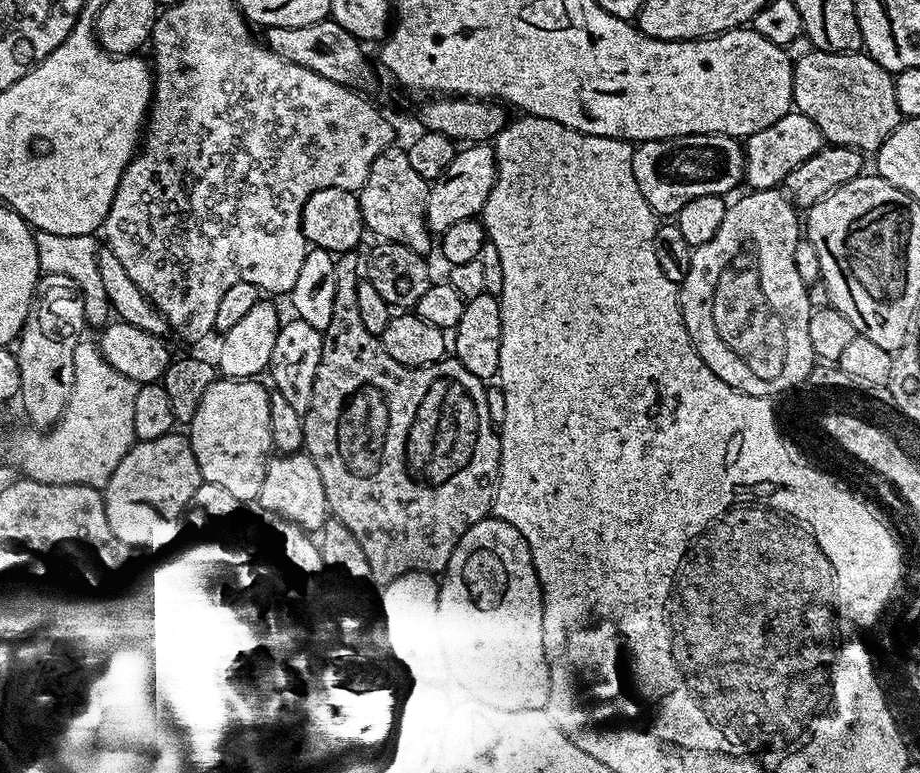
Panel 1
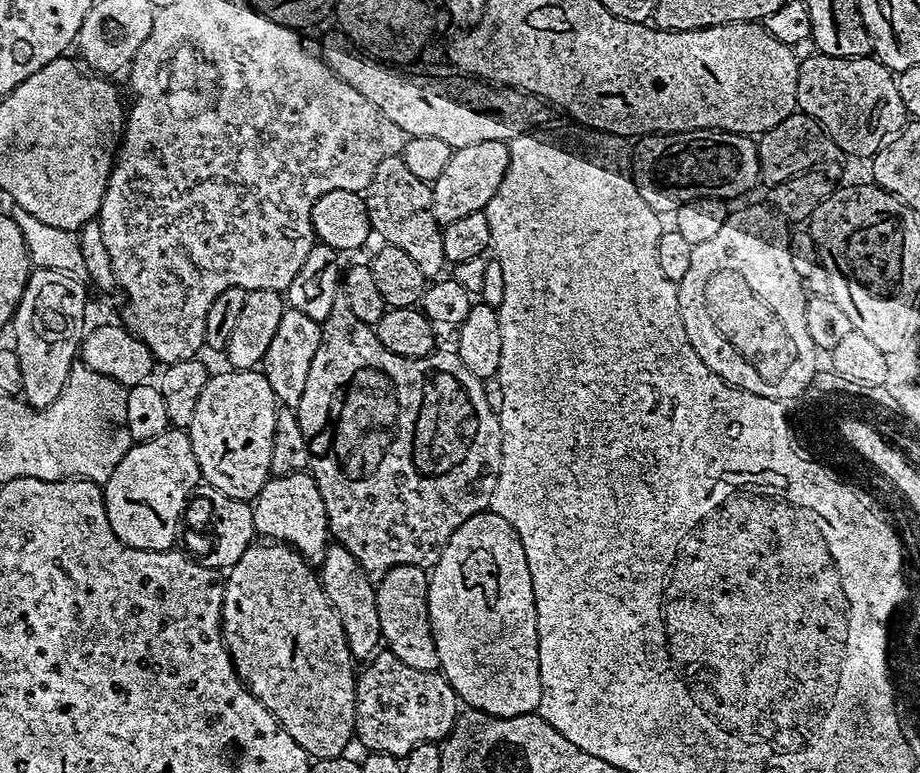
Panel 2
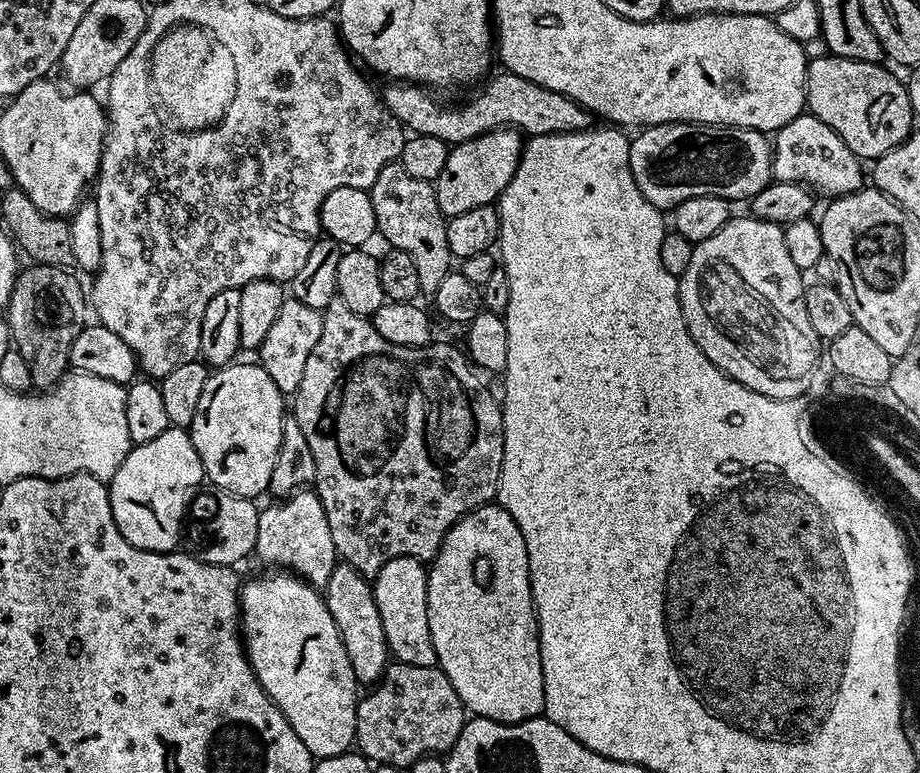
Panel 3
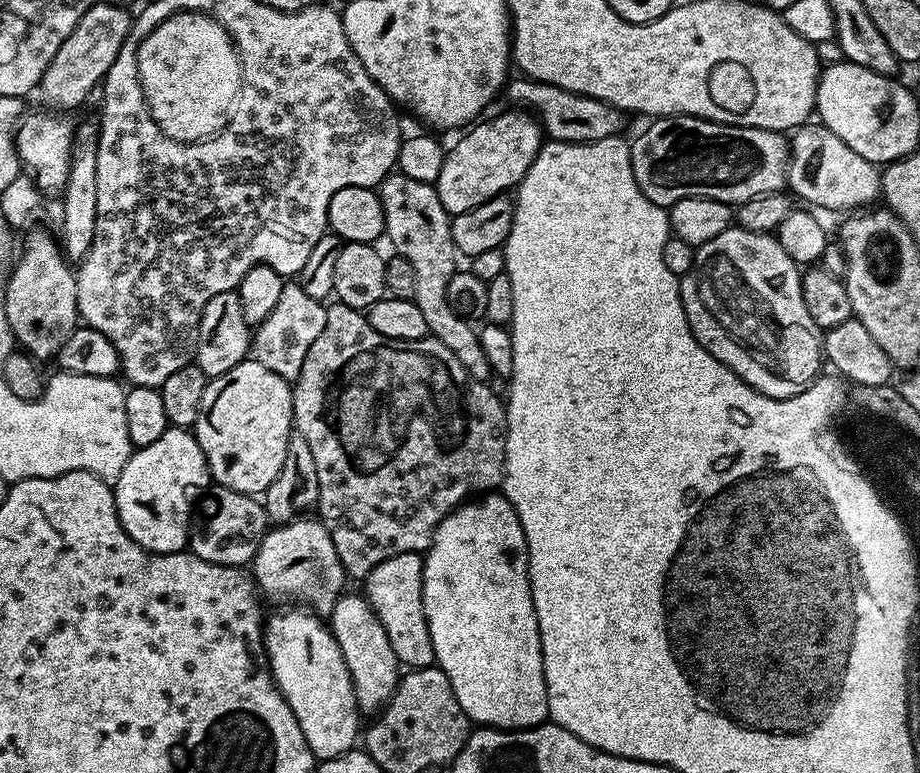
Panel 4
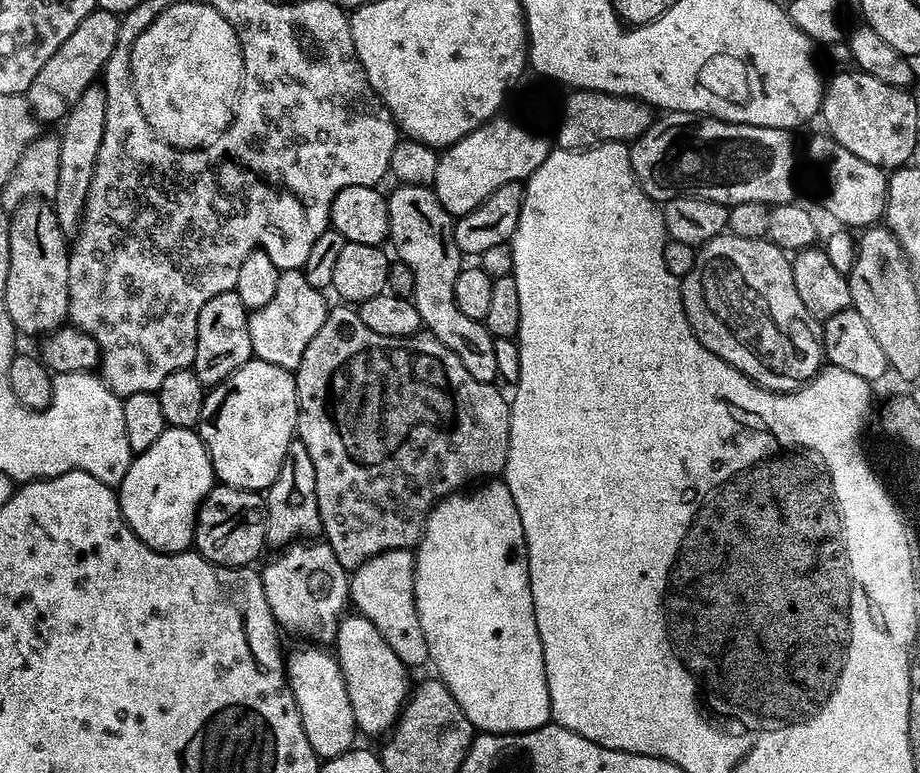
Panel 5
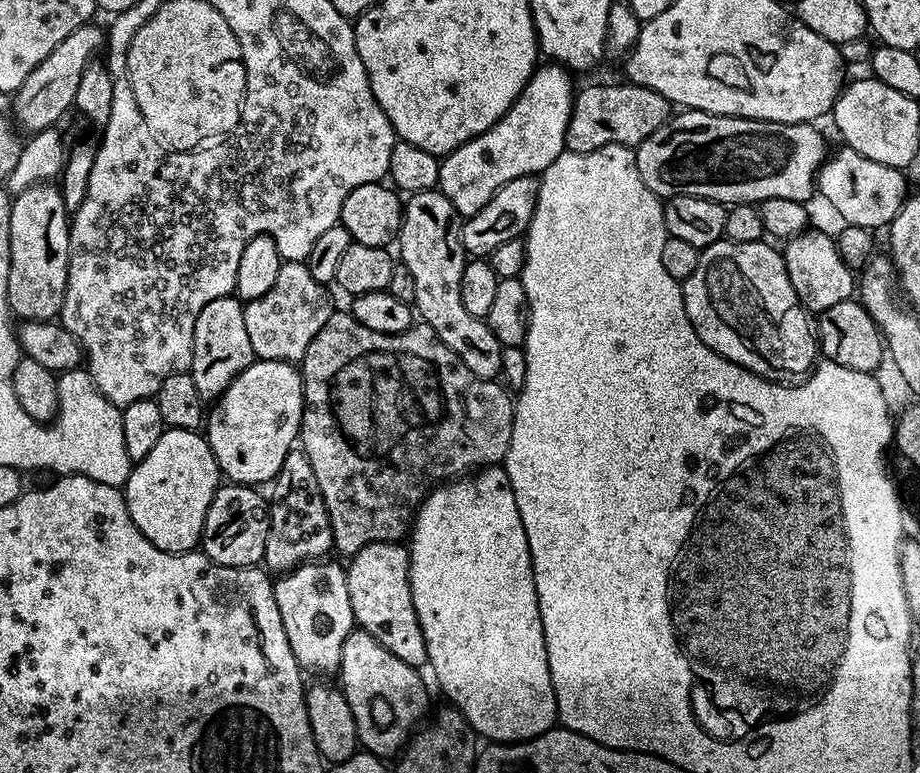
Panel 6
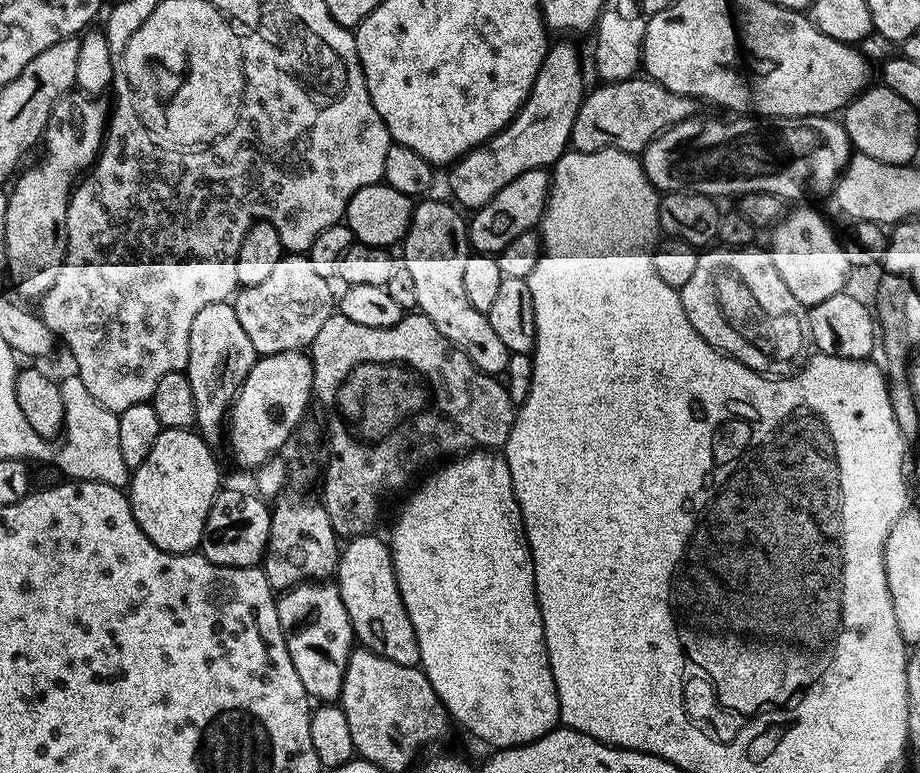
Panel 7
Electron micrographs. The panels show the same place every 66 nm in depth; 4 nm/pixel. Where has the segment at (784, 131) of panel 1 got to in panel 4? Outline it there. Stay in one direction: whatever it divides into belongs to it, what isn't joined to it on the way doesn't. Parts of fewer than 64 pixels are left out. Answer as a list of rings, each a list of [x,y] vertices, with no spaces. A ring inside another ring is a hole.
[[[819,122],[802,124],[791,133],[788,146],[788,178],[786,184],[791,195],[797,201],[805,200],[806,203],[804,204],[813,209],[825,208],[828,212],[848,214],[853,210],[864,210],[875,205],[877,203],[875,200],[878,200],[880,196],[880,174],[881,169],[877,165],[870,163],[866,158],[862,158],[862,154],[854,154],[854,150],[850,150],[850,146],[846,146],[846,142],[842,142],[842,138],[838,138],[838,134],[834,134]]]

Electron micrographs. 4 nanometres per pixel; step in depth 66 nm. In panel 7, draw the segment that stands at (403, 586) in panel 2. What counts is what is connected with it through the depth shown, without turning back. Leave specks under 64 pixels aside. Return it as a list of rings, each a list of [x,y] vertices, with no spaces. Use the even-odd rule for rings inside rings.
[[[372,535],[353,536],[343,545],[334,583],[342,594],[342,606],[346,606],[353,637],[359,643],[361,640],[367,651],[378,654],[381,661],[397,664],[397,669],[416,668],[420,662],[420,647],[398,590],[392,549]]]

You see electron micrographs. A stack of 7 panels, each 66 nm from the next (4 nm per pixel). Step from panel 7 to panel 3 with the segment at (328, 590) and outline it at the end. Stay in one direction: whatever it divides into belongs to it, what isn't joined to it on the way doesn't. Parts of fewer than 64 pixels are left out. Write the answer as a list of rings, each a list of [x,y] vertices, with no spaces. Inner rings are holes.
[[[297,490],[291,496],[281,499],[279,502],[272,502],[269,508],[266,506],[260,508],[260,517],[258,518],[258,538],[254,549],[255,559],[260,559],[264,566],[279,566],[287,570],[293,576],[299,576],[300,579],[311,584],[317,590],[323,590],[326,582],[330,582],[330,574],[334,574],[338,557],[334,538],[330,538],[330,522],[326,522],[326,510],[322,510],[322,502],[316,497],[315,491]]]

